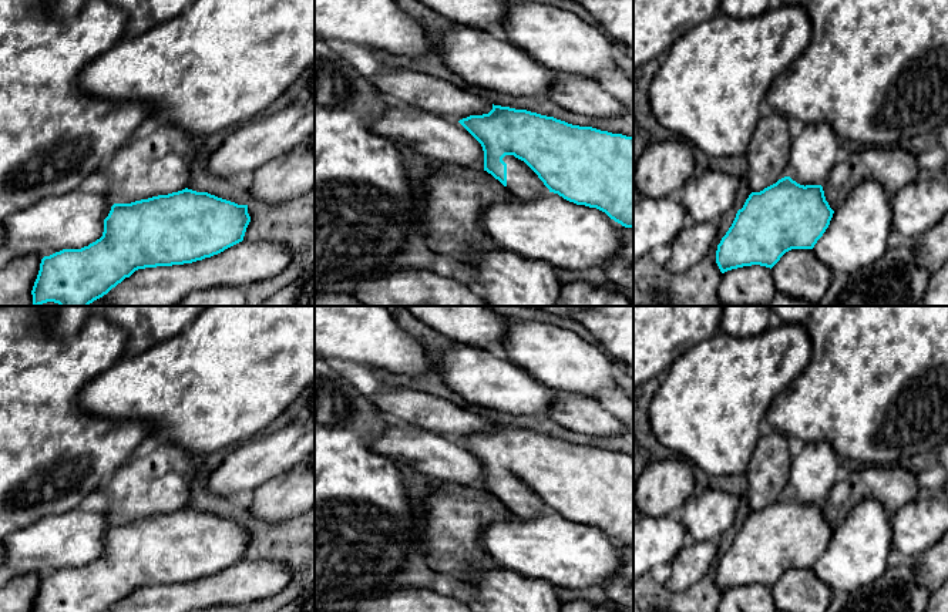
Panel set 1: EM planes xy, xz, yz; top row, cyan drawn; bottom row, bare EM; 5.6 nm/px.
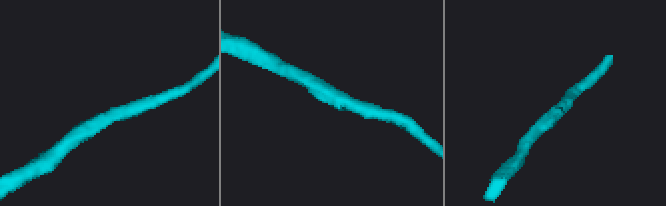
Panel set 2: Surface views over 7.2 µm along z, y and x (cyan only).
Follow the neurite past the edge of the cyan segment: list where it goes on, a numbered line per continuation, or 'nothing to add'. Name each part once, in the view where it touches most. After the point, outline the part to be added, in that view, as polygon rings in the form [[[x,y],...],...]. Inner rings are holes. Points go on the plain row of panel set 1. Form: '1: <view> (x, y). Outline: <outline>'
1: xz (523, 501). Outline: [[[505,474],[507,508],[520,519],[534,519],[549,512],[538,494],[521,478]]]

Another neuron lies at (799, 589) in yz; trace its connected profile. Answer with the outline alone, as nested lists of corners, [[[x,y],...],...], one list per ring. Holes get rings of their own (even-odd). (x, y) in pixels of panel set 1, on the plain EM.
[[[791,568],[771,586],[771,595],[780,612],[826,612],[833,591],[817,578],[813,568]]]

